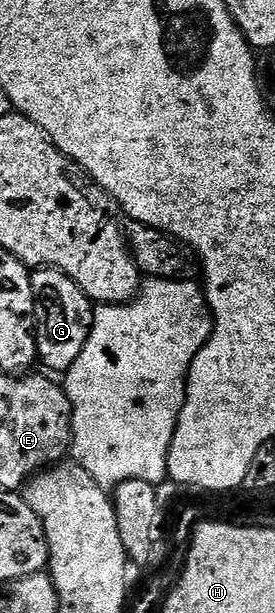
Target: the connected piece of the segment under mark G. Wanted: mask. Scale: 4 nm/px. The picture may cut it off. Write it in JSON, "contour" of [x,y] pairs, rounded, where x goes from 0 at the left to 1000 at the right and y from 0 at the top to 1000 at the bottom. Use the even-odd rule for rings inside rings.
{"contour":[[[138,437],[116,444],[116,478],[131,488],[131,579],[142,592],[160,592],[178,608],[244,608],[327,551],[338,491],[204,437]]]}

